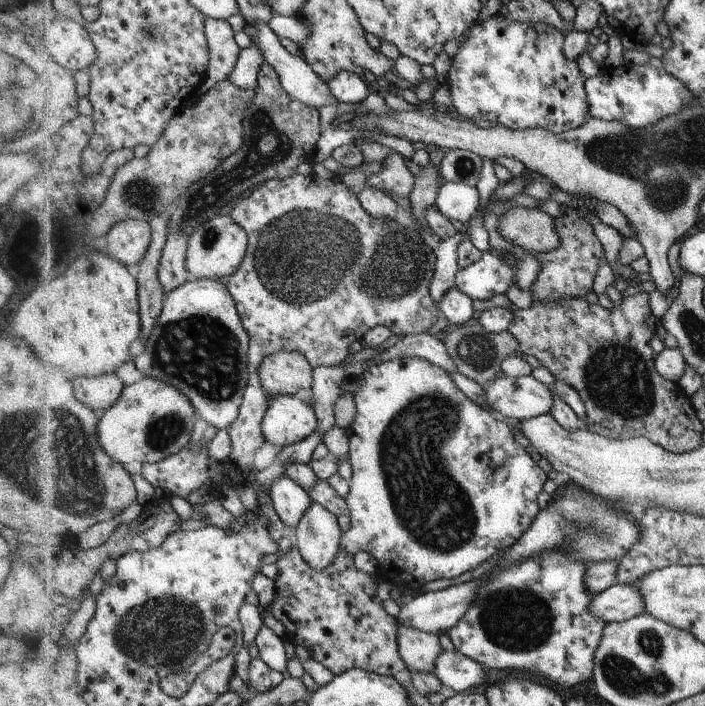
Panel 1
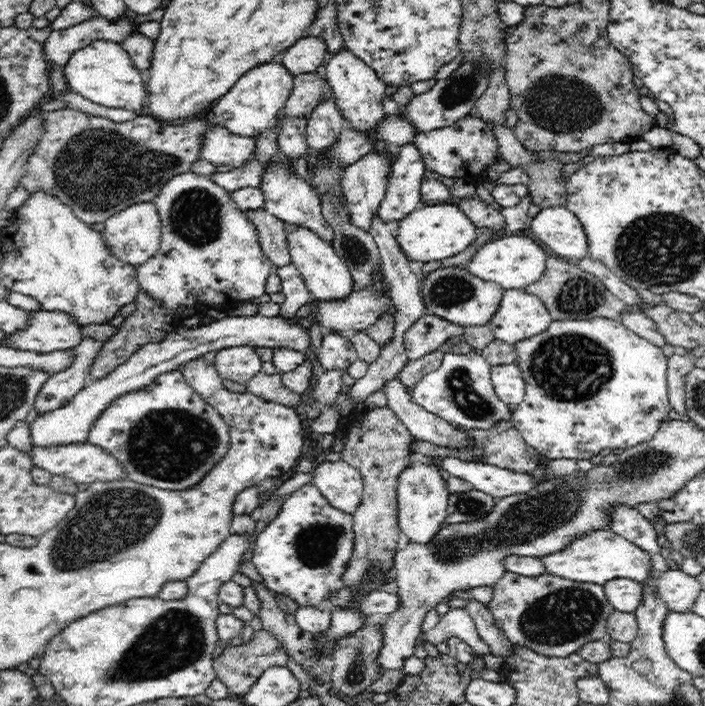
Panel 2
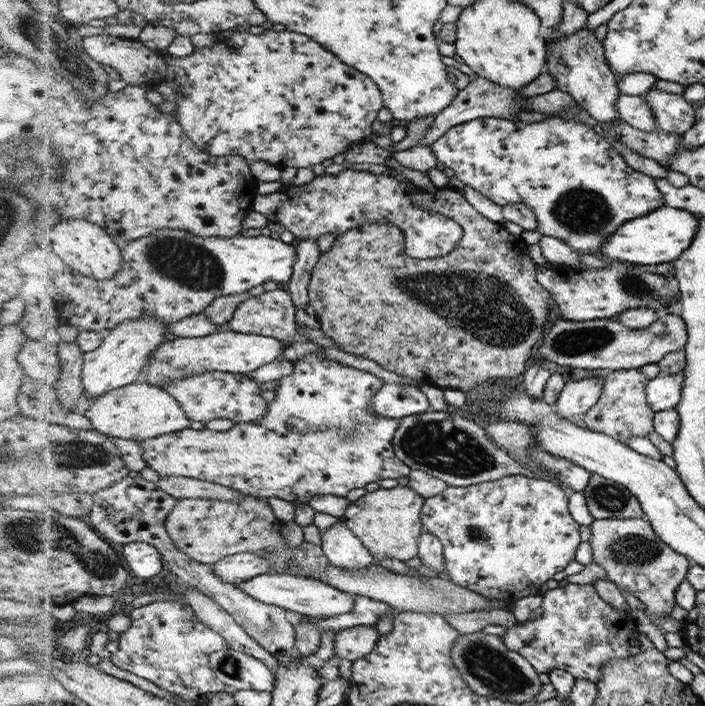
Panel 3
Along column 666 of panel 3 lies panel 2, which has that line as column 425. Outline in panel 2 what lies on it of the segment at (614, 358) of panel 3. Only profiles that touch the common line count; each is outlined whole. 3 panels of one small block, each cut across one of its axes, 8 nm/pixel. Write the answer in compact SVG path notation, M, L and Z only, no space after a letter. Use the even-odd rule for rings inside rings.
M424 315L407 328L403 339L409 360L434 352L449 338L460 336L464 327L436 315Z

